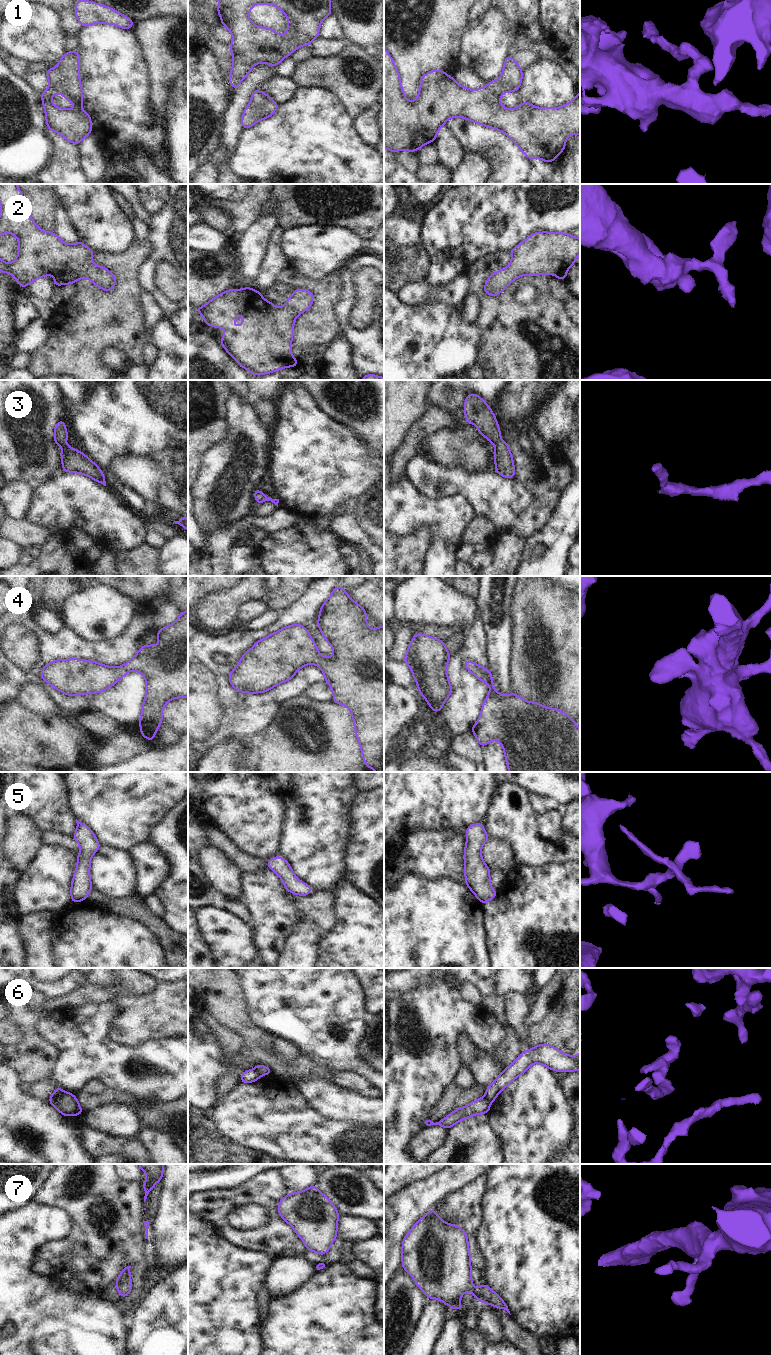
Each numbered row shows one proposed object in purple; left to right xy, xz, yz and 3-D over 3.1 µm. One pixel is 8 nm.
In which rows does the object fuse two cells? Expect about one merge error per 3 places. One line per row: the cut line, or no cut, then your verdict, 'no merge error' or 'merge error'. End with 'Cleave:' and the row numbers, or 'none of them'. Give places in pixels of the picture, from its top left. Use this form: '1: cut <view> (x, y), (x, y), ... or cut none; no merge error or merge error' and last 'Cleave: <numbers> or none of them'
1: cut none; no merge error
2: cut none; no merge error
3: cut none; no merge error
4: cut none; no merge error
5: cut none; no merge error
6: cut xy (64, 1093), (54, 1105); merge error
7: cut none; no merge error
Cleave: 6

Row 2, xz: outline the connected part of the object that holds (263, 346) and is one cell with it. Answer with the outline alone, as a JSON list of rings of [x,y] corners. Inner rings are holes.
[[[244,287],[242,290],[229,289],[219,294],[204,306],[196,308],[196,313],[202,314],[205,326],[226,329],[220,345],[236,359],[241,367],[253,375],[269,374],[285,367],[299,365],[291,353],[293,326],[296,317],[310,308],[313,299],[314,295],[309,290],[297,289],[282,308],[277,308],[272,302],[266,301],[262,293]],[[240,312],[245,316],[243,324],[240,327],[234,327],[234,320]]]

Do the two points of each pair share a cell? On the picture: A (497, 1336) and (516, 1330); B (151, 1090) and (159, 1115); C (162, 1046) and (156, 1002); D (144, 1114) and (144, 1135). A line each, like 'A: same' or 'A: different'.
A: different
B: different
C: different
D: different

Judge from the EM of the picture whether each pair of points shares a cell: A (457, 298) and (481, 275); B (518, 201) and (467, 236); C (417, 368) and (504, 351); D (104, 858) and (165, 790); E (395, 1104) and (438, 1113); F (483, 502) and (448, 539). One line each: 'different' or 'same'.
A: different
B: same
C: different
D: different
E: different
F: different

